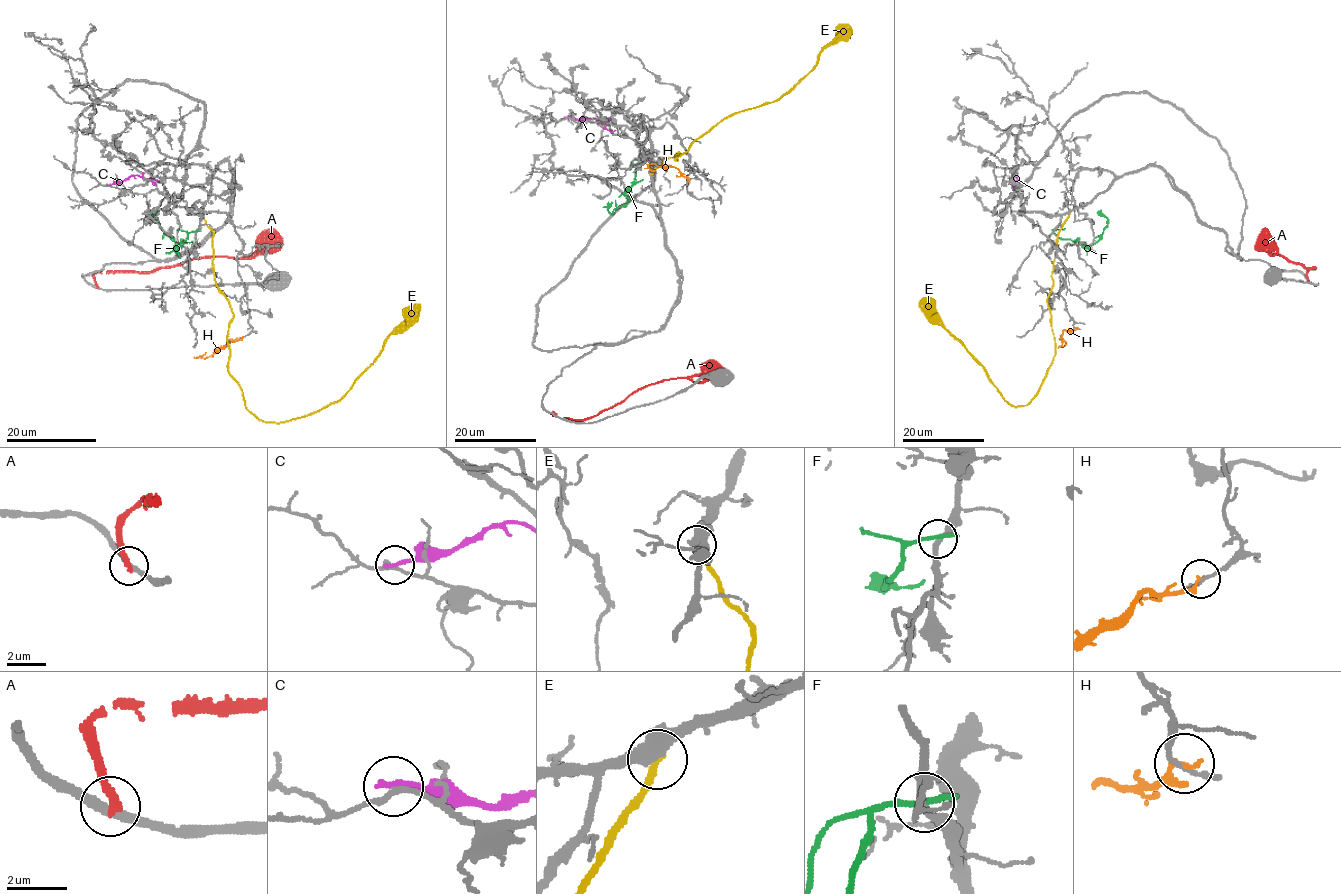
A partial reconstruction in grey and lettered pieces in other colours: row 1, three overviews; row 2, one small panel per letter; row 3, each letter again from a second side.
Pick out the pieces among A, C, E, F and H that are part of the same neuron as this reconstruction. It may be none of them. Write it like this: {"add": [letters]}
{"add": []}

